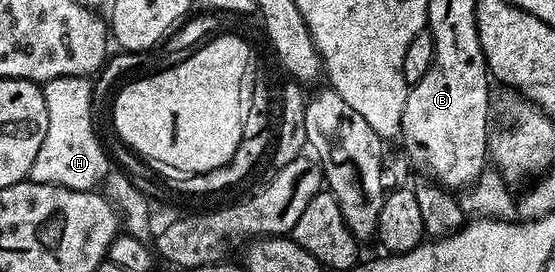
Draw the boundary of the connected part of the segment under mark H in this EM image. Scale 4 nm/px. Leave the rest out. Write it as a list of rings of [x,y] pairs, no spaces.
[[[86,76],[55,78],[44,84],[44,103],[47,105],[47,135],[36,154],[28,178],[39,184],[57,184],[73,191],[89,191],[100,186],[109,175],[109,159],[99,144],[91,113],[91,85]]]

